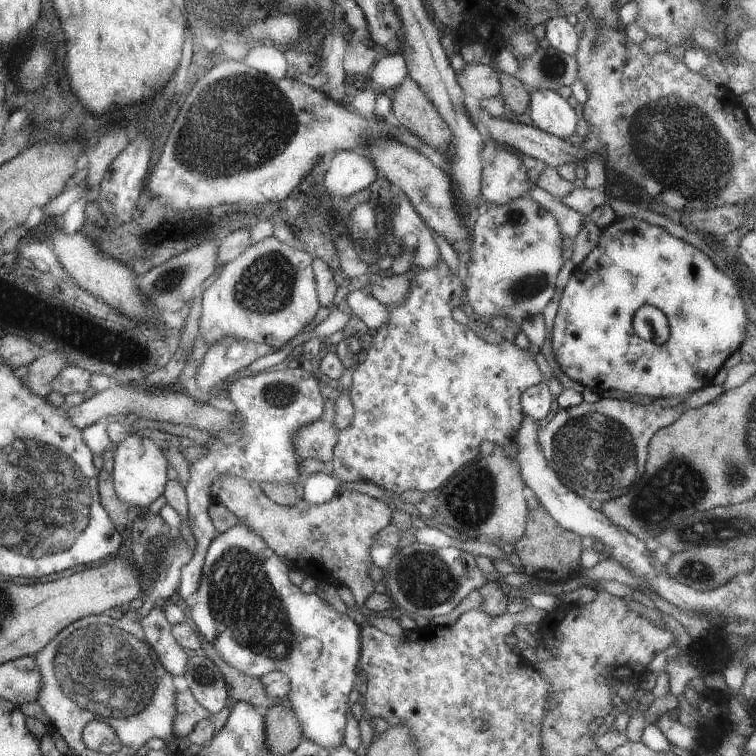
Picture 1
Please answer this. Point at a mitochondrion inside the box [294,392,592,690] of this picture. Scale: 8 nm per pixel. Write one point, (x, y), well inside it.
(425, 579)

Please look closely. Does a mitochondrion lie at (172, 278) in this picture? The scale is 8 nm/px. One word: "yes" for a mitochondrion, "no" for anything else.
yes

